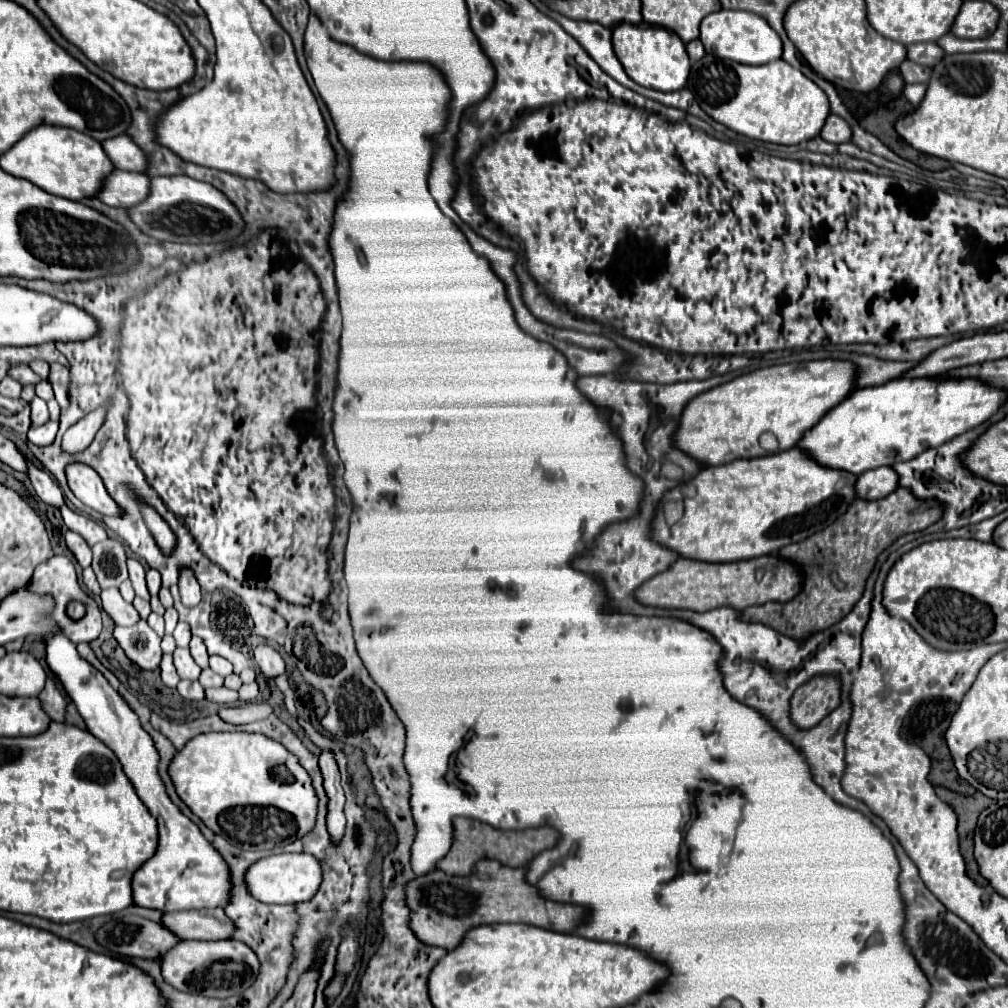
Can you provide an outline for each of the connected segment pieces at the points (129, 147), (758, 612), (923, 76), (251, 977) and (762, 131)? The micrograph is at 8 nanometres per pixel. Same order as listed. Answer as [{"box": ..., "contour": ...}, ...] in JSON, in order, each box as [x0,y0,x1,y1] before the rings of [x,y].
[{"box":[102,136,148,172],"contour":[[[130,136],[110,138],[102,146],[104,146],[106,154],[110,154],[110,158],[114,158],[114,166],[118,166],[118,170],[130,170],[130,172],[148,170],[146,152]]]},{"box":[742,488,944,638],"contour":[[[898,488],[882,500],[856,500],[846,516],[838,518],[834,526],[828,526],[798,544],[788,544],[778,552],[782,558],[788,558],[804,568],[806,582],[802,592],[786,604],[766,602],[750,606],[742,610],[742,620],[764,622],[790,638],[806,638],[812,632],[826,630],[828,626],[840,622],[862,598],[866,580],[874,570],[878,556],[900,536],[928,528],[938,522],[942,514],[944,504],[940,500],[920,500],[910,488]]]},{"box":[900,60,932,84],"contour":[[[904,60],[904,62],[902,62],[902,66],[900,66],[900,74],[902,74],[902,78],[904,78],[904,82],[906,82],[906,84],[930,82],[932,68],[922,66],[922,64],[916,64],[916,62],[910,62],[910,60]]]},{"box":[162,940,260,998],"contour":[[[182,940],[162,962],[162,976],[182,992],[194,992],[212,998],[238,996],[248,990],[260,974],[260,960],[254,950],[240,940]]]},{"box":[688,54,830,146],"contour":[[[708,54],[692,64],[688,90],[694,94],[700,108],[716,122],[748,138],[774,144],[792,146],[812,140],[820,136],[830,116],[826,92],[784,60],[750,66]]]}]

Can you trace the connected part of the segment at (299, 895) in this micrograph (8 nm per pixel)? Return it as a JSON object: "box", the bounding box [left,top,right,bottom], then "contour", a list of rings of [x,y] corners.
{"box":[246,852,322,904],"contour":[[[306,852],[276,854],[276,856],[268,856],[268,858],[262,858],[256,864],[252,864],[246,872],[246,882],[250,886],[250,894],[254,894],[254,898],[258,898],[260,902],[300,904],[300,902],[314,898],[314,894],[318,892],[318,888],[322,884],[322,866],[320,866],[318,858],[314,858],[312,854],[306,854]]]}

